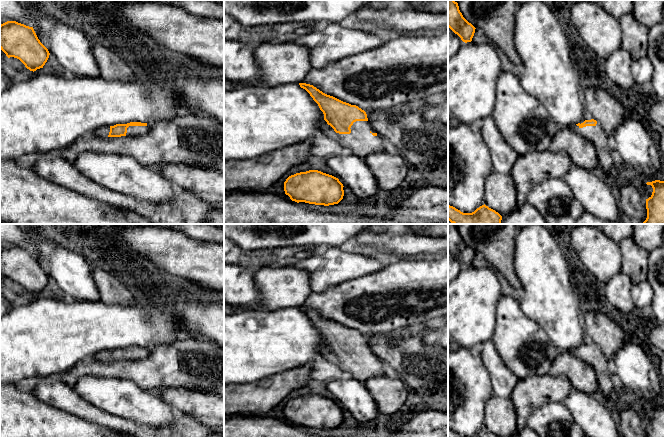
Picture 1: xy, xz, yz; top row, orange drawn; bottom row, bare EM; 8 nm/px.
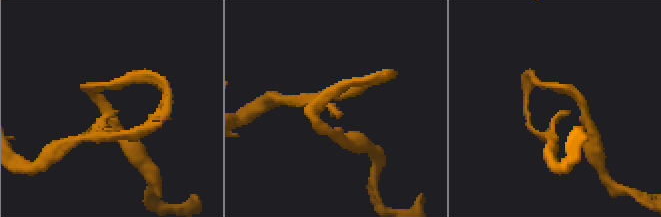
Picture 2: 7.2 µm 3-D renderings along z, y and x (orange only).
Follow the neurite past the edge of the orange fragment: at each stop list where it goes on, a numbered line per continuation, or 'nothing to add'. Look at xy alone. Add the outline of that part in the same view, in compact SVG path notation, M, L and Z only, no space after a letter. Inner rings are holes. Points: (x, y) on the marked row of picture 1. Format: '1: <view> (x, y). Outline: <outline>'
1: xy (132, 131). Outline: M147 123L146 126L129 126L127 128L126 136L128 137L142 136L148 133L150 129L151 129L150 123Z

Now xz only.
1: xz (360, 141). Outline: M356 121L351 126L350 134L339 134L330 125L325 125L323 133L340 142L344 147L350 149L353 154L366 158L369 154L386 151L380 135L371 127L369 121Z

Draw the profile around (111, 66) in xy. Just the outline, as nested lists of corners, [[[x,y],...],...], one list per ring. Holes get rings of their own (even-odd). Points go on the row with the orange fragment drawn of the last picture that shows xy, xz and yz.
[[[93,45],[92,52],[102,78],[109,81],[130,81],[133,79],[134,71],[108,48],[102,45]]]

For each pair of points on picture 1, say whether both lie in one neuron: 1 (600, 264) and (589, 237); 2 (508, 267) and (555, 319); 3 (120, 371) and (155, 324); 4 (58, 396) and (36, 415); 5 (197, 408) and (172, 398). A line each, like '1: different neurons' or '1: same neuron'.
1: same neuron
2: different neurons
3: different neurons
4: different neurons
5: same neuron

